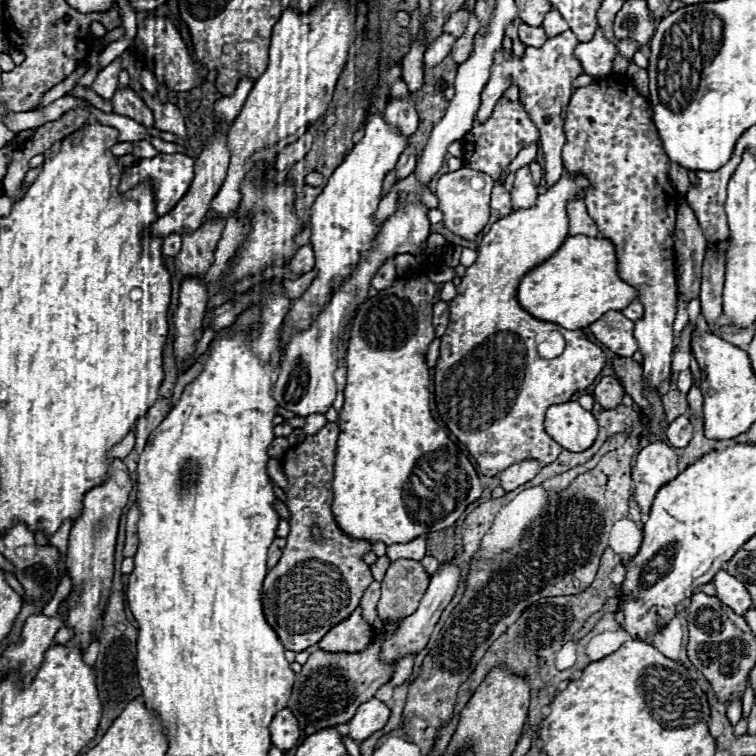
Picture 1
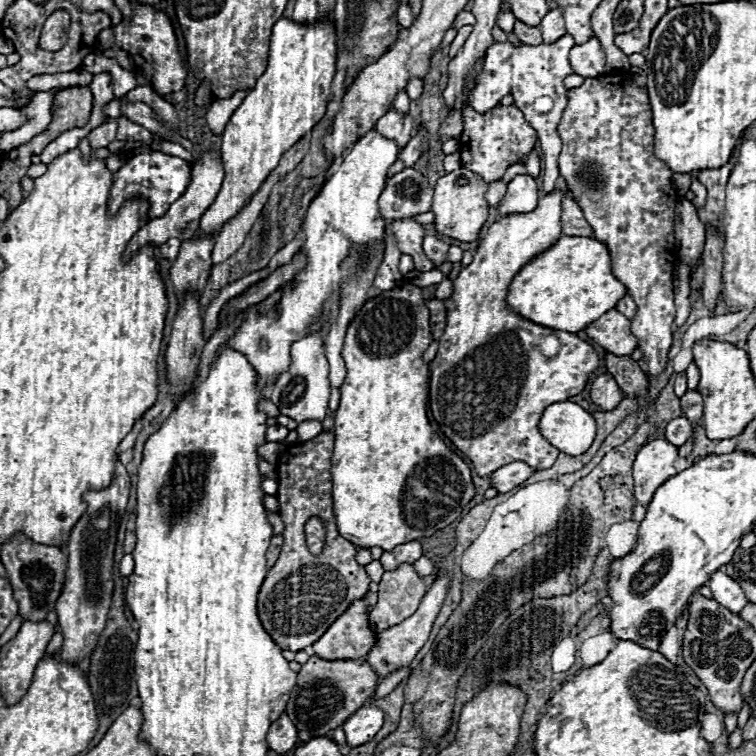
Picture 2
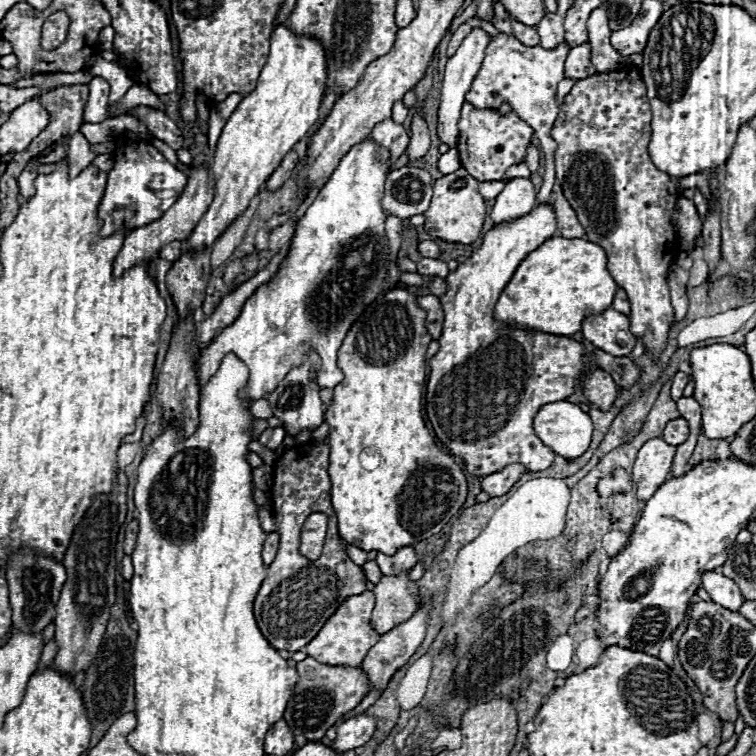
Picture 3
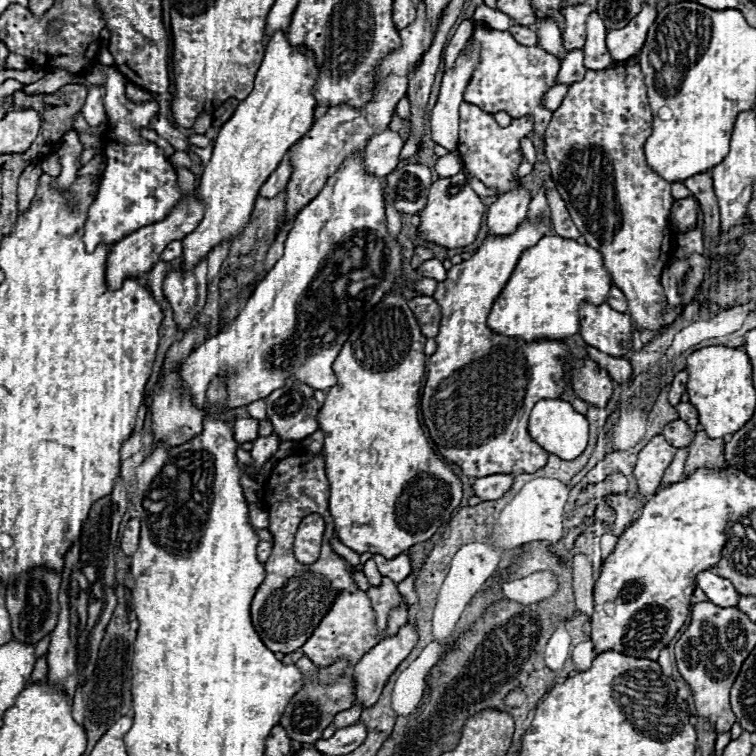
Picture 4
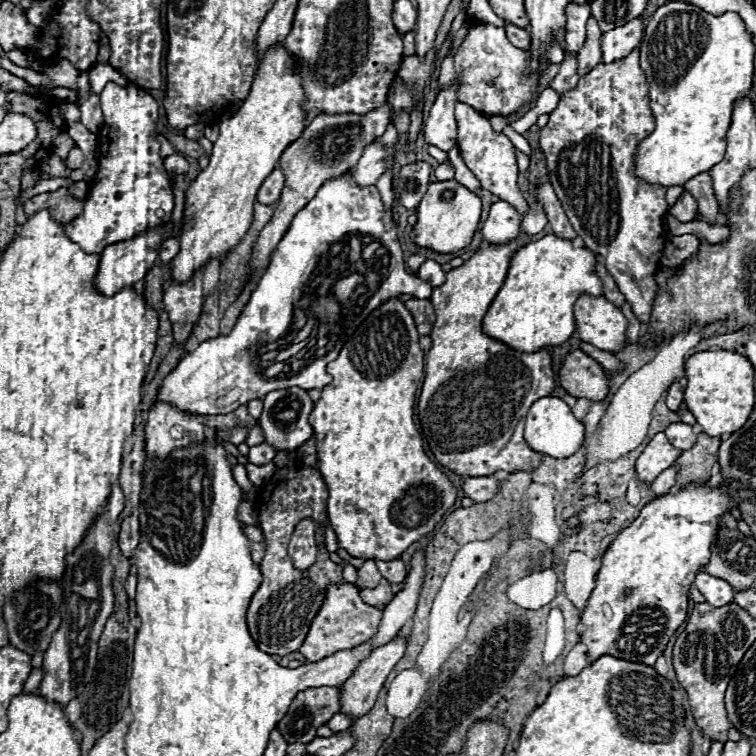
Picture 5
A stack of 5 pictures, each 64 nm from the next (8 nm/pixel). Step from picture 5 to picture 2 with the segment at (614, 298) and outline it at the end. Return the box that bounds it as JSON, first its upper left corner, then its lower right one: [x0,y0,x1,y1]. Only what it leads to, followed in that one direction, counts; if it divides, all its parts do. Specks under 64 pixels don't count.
[616,294,636,318]

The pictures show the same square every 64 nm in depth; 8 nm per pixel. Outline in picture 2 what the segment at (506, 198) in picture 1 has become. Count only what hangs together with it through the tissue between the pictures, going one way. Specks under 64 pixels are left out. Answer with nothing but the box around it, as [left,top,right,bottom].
[486,180,506,206]

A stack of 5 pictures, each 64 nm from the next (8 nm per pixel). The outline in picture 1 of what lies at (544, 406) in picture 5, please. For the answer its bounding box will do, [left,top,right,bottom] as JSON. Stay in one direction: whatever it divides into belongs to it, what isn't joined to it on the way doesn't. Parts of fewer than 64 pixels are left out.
[544,402,598,452]

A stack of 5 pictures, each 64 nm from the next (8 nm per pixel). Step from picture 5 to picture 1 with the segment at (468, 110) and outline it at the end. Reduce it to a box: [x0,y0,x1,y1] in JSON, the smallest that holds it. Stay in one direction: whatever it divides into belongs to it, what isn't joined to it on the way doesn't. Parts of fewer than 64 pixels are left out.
[462,98,538,180]

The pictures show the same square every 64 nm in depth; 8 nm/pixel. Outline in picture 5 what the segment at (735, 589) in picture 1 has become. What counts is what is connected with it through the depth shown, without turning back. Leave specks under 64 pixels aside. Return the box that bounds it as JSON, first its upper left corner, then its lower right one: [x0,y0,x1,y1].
[694,572,734,606]

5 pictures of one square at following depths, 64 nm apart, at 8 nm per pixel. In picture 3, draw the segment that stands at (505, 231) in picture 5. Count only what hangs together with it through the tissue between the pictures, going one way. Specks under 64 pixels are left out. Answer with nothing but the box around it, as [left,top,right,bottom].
[490,178,536,226]

